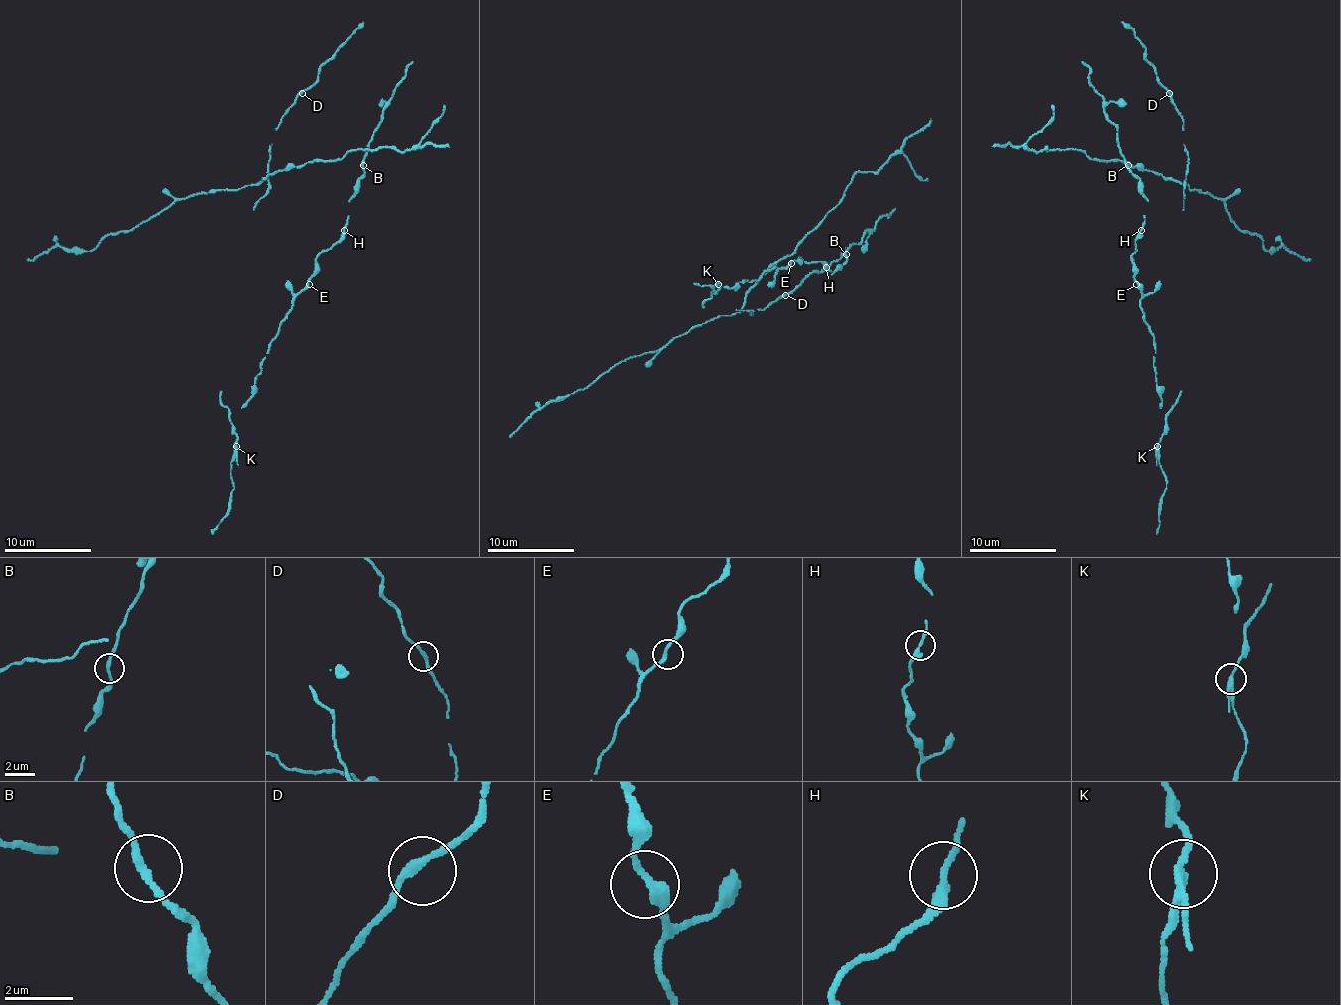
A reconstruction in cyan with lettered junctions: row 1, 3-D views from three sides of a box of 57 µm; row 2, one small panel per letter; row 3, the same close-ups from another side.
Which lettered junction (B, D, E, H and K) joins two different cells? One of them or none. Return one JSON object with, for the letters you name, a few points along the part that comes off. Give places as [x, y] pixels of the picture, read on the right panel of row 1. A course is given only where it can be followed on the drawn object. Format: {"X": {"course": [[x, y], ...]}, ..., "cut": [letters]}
{"K": {"course": [[1158, 446], [1167, 412], [1178, 401], [1182, 390]]}, "cut": ["K"]}

